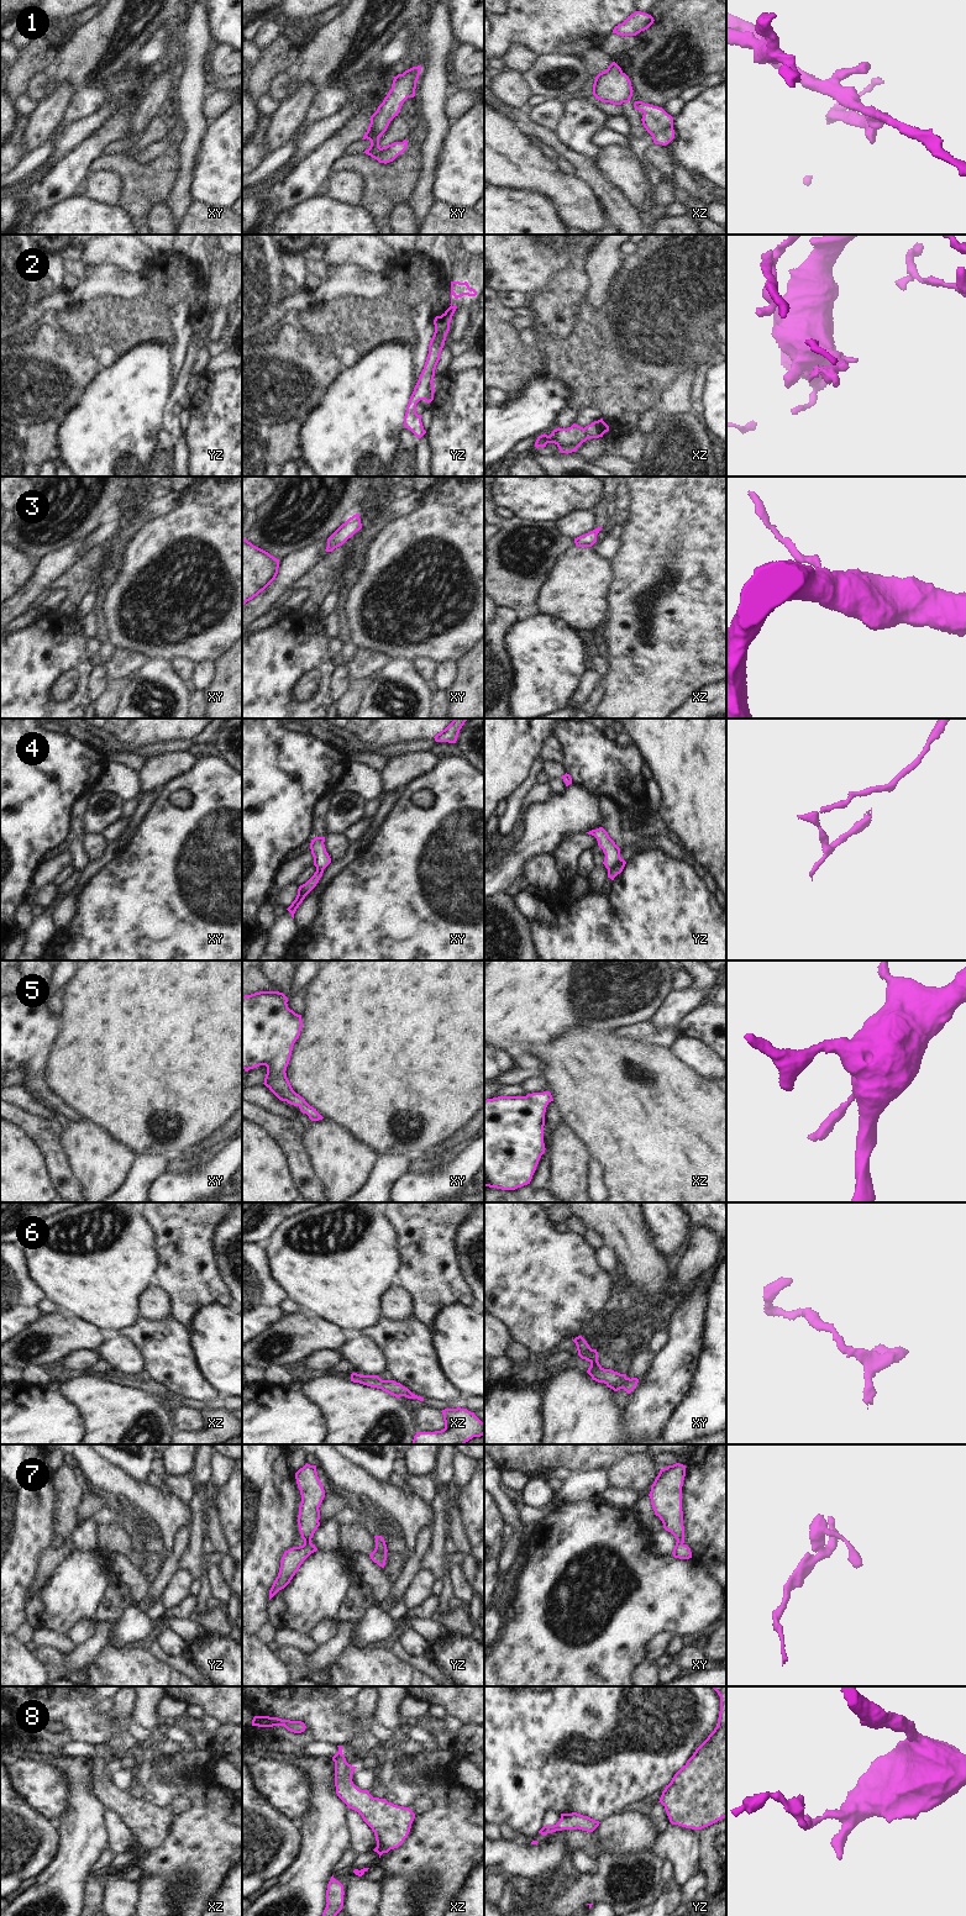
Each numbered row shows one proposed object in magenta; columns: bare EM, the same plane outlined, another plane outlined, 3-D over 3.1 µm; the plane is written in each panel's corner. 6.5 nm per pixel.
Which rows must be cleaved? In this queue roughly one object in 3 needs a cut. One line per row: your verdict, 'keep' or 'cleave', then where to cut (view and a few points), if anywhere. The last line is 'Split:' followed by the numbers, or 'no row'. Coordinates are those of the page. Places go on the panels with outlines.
1: keep; cut none
2: cleave; cut yz (435, 327), (445, 335)
3: keep; cut none
4: cleave; cut yz (621, 859), (608, 870)
5: keep; cut none
6: keep; cut none
7: keep; cut none
8: keep; cut none
Split: 2, 4

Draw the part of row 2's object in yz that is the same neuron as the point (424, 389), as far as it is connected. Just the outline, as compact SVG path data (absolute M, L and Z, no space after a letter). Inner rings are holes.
M435 328L434 336L429 344L429 354L414 391L409 399L406 412L404 416L404 427L409 428L418 438L421 438L426 431L421 422L421 415L416 414L416 404L425 400L427 404L434 400L434 377L435 369L440 360L440 354L446 341L446 335Z

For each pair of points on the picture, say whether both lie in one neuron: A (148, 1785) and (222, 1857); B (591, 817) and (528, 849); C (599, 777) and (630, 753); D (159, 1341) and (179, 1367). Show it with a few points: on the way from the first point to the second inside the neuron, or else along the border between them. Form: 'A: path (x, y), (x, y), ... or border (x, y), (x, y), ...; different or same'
A: path (174, 1789), (185, 1789), (214, 1817), (214, 1831); same
B: path (575, 817), (560, 817), (544, 833); same
C: path (607, 769), (614, 769), (623, 761); same
D: path (163, 1347), (164, 1352), (173, 1361); same

